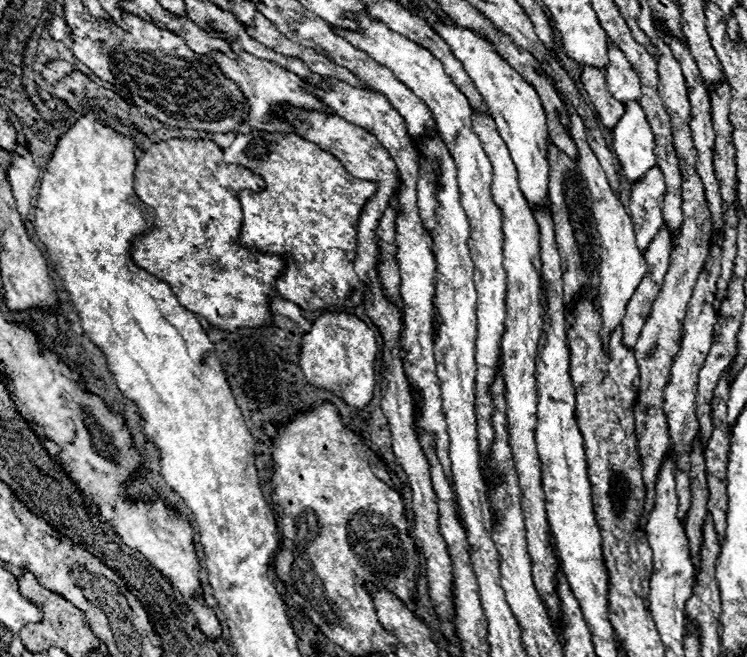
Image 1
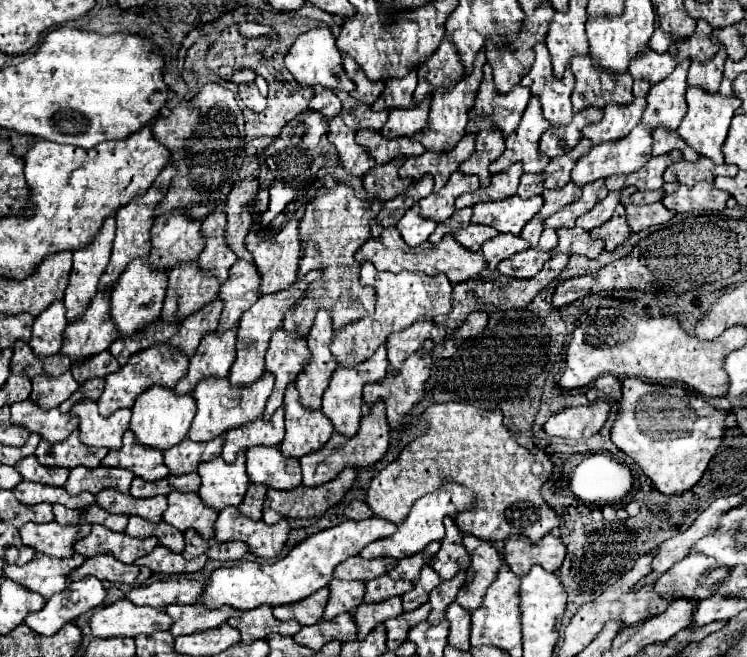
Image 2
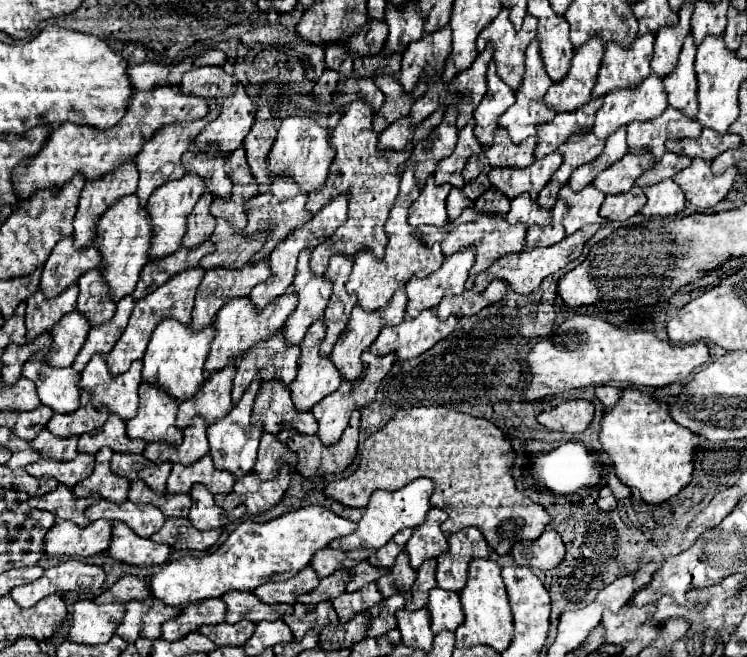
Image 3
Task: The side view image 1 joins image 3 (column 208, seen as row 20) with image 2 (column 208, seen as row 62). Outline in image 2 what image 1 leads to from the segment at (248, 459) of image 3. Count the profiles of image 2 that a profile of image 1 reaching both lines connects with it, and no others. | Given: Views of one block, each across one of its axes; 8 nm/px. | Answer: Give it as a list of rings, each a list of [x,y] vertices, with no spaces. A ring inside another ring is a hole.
[[[240,452],[234,464],[226,464],[222,458],[200,464],[198,474],[202,478],[198,496],[212,510],[224,510],[226,506],[240,506],[246,490],[246,456]]]

